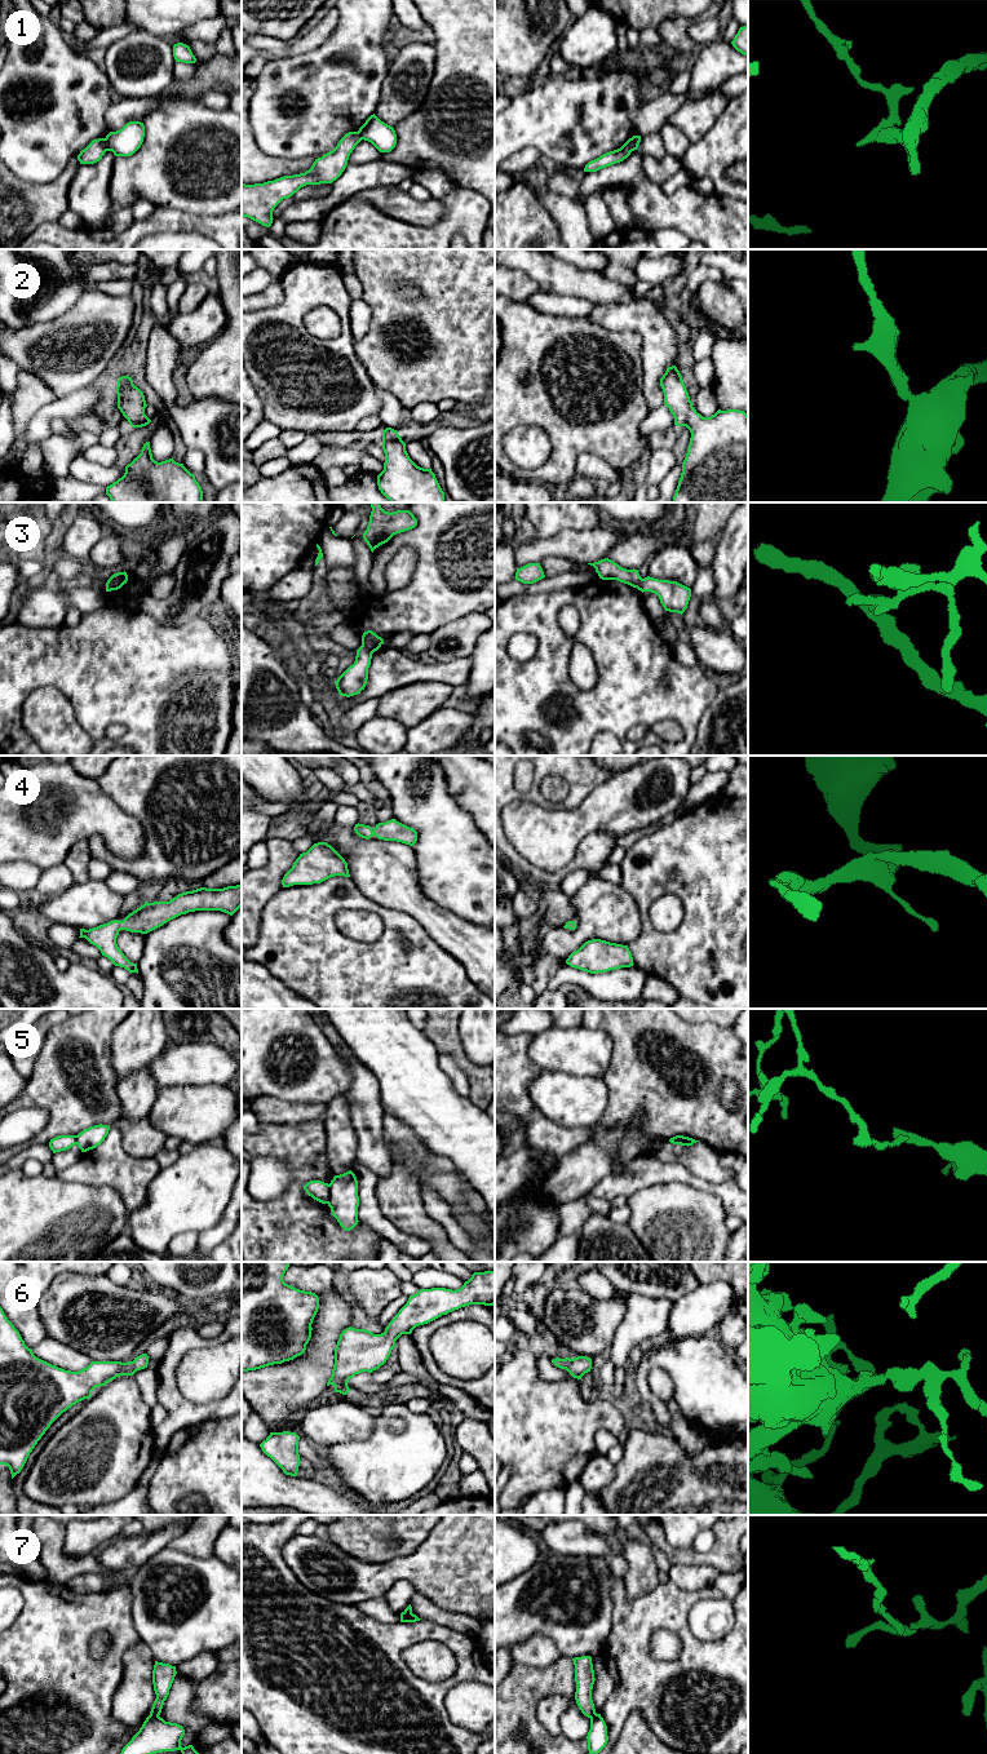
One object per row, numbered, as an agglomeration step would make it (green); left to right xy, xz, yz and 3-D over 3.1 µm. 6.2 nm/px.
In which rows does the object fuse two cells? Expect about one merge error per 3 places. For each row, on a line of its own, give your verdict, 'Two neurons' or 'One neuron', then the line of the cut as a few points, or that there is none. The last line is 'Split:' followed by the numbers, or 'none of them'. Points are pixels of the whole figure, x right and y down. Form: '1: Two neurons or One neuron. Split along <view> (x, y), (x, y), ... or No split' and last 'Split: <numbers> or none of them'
1: Two neurons. Split along xy (105, 138), (106, 150)
2: One neuron. No split
3: Two neurons. Split along xz (362, 645), (372, 652)
4: One neuron. No split
5: Two neurons. Split along xz (330, 1185), (327, 1203)
6: One neuron. No split
7: Two neurons. Split along xy (150, 1714), (158, 1717)
Split: 1, 3, 5, 7

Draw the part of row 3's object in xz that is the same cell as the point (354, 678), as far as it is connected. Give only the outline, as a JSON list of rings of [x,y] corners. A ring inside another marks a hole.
[[[360,646],[357,650],[355,661],[335,682],[341,696],[354,696],[364,690],[368,679],[368,668],[371,665],[372,651]]]

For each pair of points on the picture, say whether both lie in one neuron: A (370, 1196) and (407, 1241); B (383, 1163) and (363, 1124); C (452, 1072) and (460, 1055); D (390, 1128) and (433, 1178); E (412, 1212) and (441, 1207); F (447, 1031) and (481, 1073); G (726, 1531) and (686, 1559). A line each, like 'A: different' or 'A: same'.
A: same
B: same
C: different
D: same
E: different
F: same
G: same

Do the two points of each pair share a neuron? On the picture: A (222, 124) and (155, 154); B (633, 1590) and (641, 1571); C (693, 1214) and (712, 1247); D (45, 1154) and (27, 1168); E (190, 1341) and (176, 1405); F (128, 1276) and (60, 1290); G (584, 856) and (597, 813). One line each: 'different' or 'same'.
A: same
B: same
C: same
D: different
E: same
F: different
G: different

